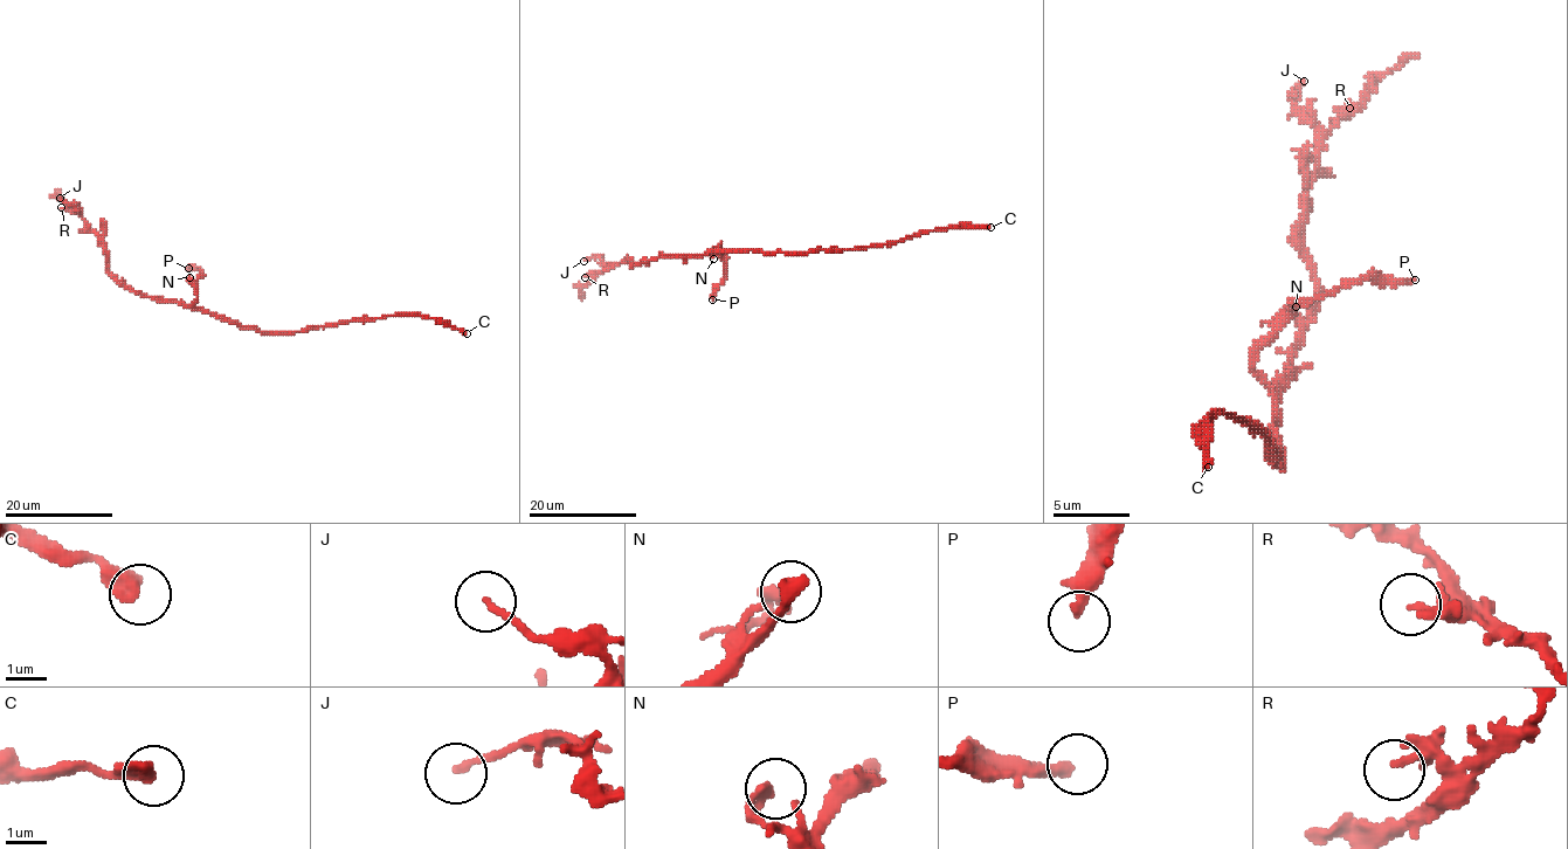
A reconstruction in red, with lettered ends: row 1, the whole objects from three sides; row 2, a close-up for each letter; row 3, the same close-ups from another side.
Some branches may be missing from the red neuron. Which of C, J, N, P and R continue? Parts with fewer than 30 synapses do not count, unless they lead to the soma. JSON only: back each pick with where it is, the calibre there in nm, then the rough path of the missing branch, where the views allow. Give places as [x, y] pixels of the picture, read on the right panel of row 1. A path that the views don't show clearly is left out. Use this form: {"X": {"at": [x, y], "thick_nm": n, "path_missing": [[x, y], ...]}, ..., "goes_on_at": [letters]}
{"P": {"at": [1415, 280], "thick_nm": 320, "path_missing": [[1415, 280], [1418, 283], [1442, 283], [1457, 268], [1491, 256], [1563, 184], [1563, 165]]}, "goes_on_at": ["P"]}

